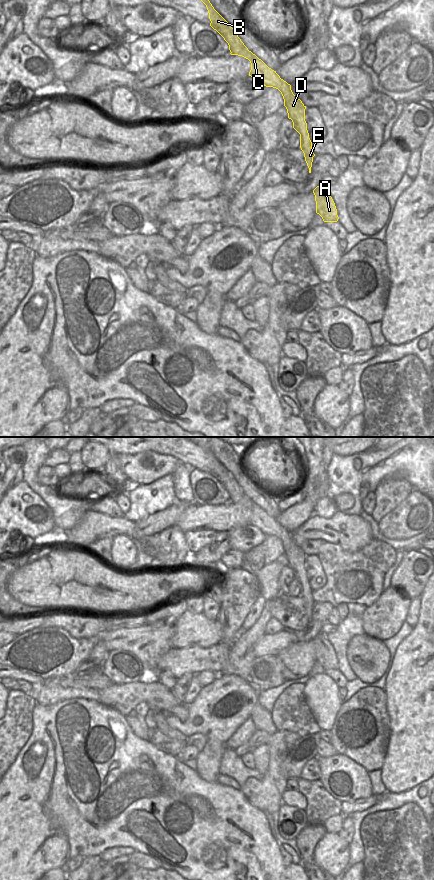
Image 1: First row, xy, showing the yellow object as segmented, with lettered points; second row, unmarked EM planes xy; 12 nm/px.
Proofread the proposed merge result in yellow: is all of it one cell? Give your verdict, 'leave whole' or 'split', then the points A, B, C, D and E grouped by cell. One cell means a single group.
leave whole; groups A B C D E

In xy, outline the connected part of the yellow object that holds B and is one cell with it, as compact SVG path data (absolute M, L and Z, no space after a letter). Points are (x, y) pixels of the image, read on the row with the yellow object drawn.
M201 0L207 7L210 26L216 30L228 43L231 55L238 55L248 59L251 63L249 76L256 78L266 87L278 89L284 99L288 118L293 122L293 128L300 134L300 148L311 173L313 157L312 142L309 138L305 121L306 106L291 90L291 85L280 78L276 71L269 68L261 59L248 50L232 26L214 9L209 0Z

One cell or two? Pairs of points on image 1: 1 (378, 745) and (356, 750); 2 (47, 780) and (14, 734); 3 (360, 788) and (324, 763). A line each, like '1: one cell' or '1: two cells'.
1: one cell
2: two cells
3: one cell

